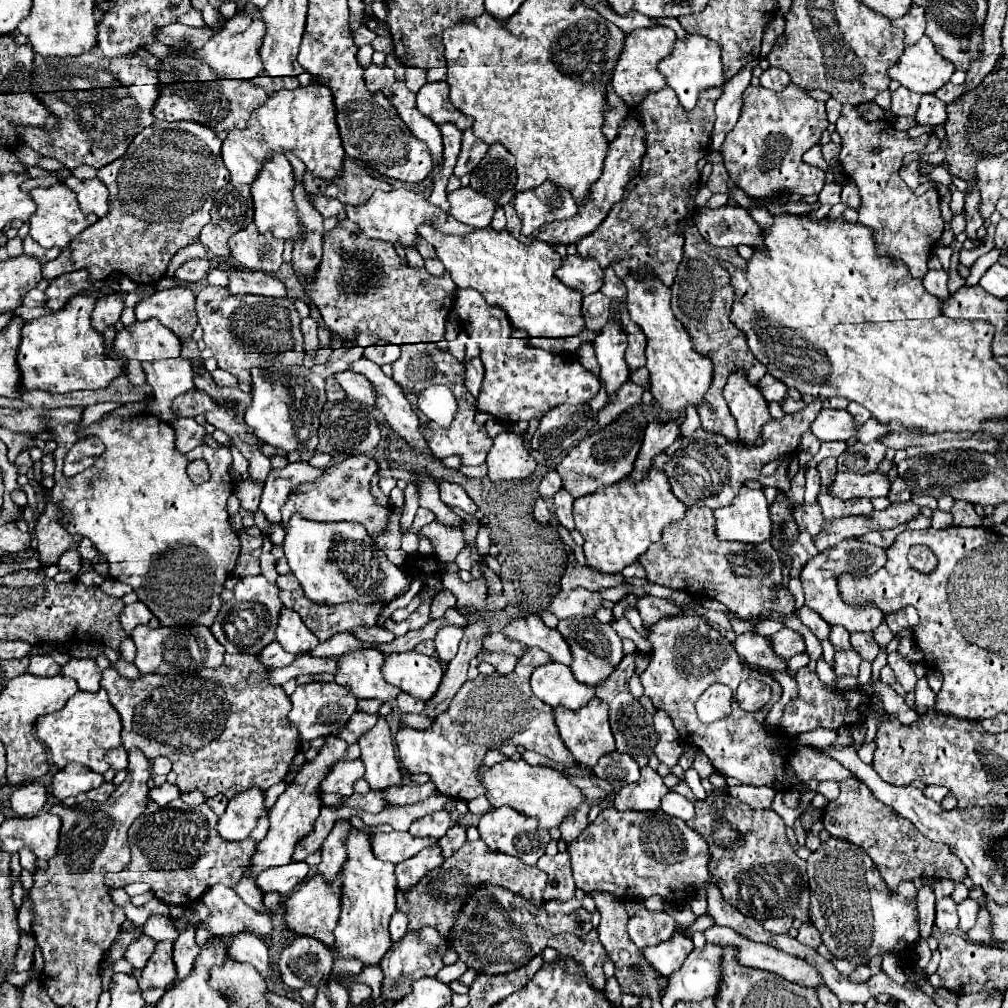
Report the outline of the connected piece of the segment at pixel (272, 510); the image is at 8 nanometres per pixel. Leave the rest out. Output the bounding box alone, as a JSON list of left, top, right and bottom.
[259,462,325,524]

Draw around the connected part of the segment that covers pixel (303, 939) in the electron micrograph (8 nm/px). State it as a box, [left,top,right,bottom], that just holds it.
[279,936,331,990]

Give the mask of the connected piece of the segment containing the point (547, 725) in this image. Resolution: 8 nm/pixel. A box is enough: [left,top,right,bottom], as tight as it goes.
[395,648,593,802]

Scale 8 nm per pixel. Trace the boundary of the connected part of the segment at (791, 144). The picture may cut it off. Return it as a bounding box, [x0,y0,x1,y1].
[723,84,827,198]

